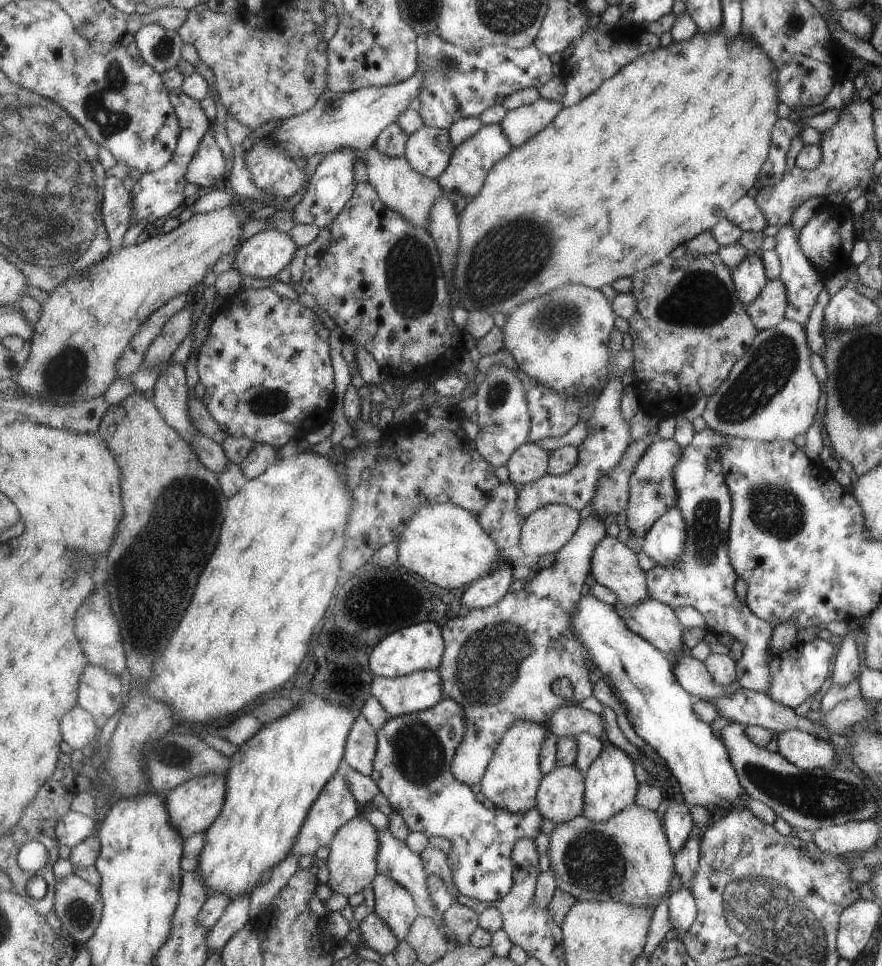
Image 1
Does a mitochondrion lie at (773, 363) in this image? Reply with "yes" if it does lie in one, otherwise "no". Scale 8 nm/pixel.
yes

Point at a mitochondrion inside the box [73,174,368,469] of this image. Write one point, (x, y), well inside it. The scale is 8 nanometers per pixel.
(270, 402)

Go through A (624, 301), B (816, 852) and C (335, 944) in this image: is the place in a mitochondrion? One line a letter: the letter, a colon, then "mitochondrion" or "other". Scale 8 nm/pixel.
A: other
B: other
C: other

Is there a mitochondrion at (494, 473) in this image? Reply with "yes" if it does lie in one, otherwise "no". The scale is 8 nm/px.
no

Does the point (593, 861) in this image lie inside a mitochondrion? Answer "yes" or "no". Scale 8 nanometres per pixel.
yes

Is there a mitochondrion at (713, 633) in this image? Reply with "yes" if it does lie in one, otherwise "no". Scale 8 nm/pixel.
no

